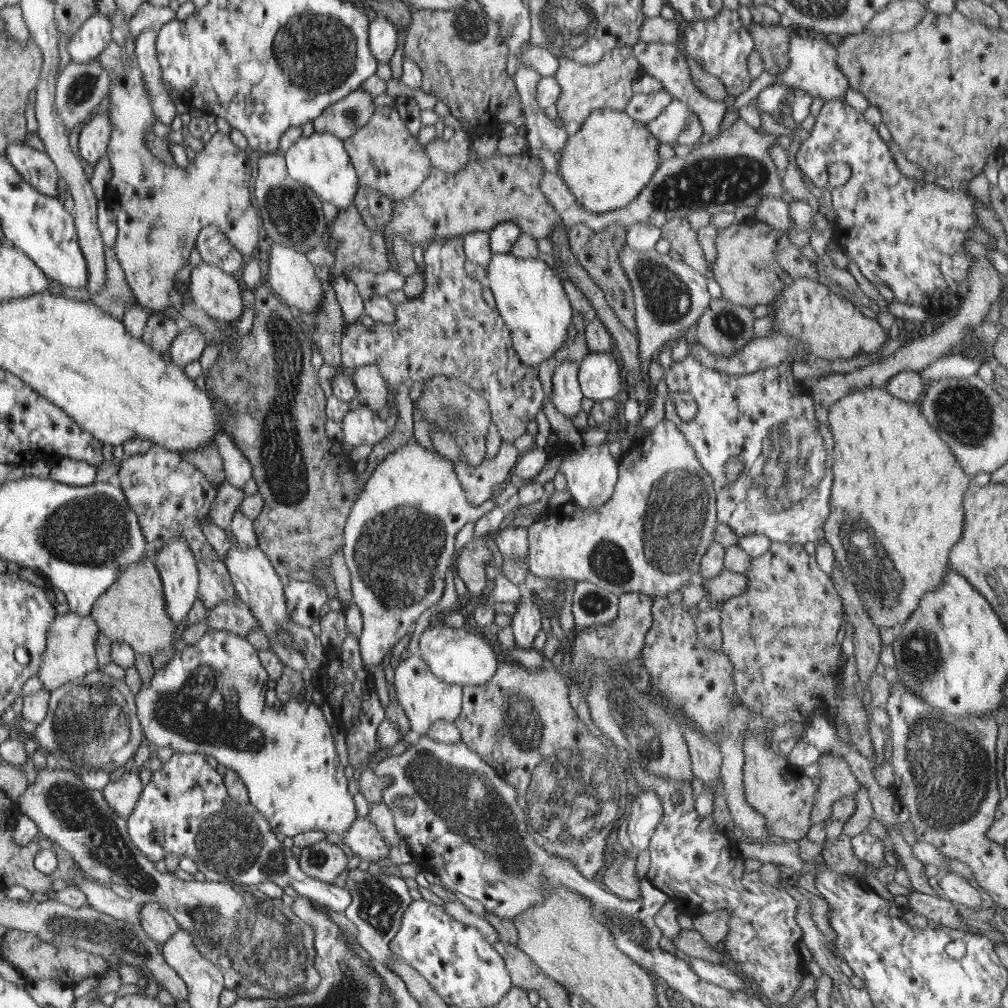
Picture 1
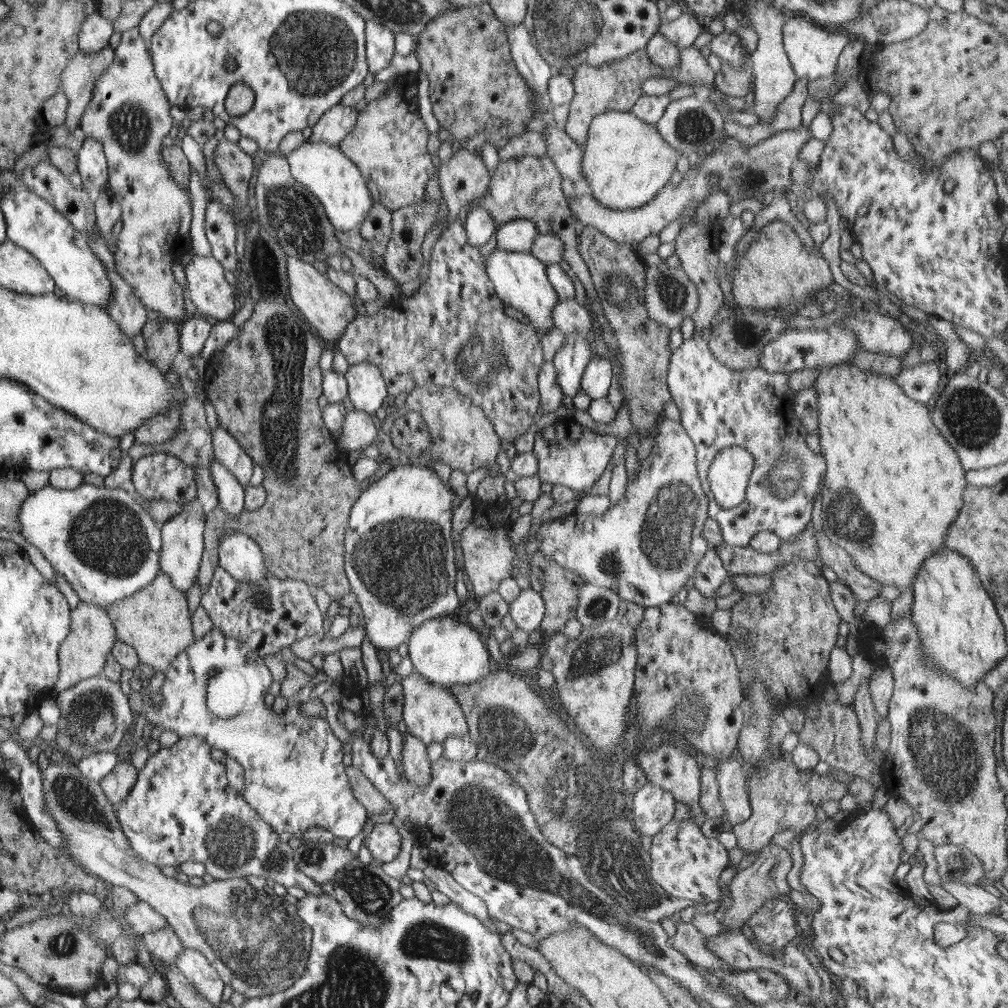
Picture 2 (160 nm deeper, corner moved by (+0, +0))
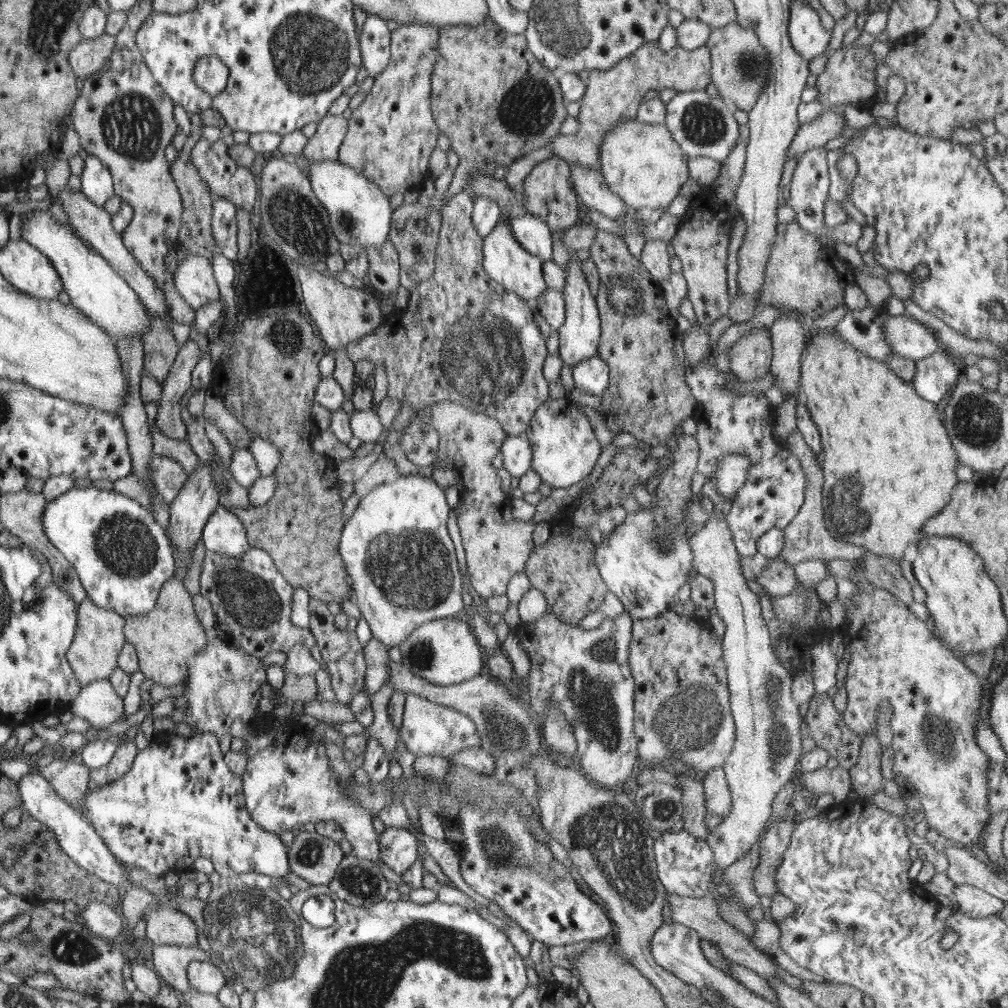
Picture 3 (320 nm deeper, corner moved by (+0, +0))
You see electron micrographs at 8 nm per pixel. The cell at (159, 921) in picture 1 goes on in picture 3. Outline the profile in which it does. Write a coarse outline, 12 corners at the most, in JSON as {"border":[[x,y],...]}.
{"border":[[153,946],[149,965],[179,995],[192,988],[192,962],[214,962],[208,950]]}

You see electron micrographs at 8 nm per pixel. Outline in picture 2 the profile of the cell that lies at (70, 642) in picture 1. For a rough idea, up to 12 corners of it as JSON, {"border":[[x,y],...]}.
{"border":[[80,602],[54,694],[100,676],[117,641],[104,607]]}

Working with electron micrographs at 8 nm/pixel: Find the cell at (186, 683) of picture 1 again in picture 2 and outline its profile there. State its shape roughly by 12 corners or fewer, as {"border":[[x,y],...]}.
{"border":[[213,628],[145,716],[240,763],[280,834],[370,816],[326,719],[281,714],[254,648]]}

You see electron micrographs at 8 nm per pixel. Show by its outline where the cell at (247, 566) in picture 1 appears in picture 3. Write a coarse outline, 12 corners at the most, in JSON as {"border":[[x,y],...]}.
{"border":[[221,505],[204,525],[207,550],[242,558],[246,525]]}

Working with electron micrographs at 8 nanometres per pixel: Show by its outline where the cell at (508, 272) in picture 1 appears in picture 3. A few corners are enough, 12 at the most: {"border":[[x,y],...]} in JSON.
{"border":[[499,219],[483,238],[483,268],[535,304],[547,289],[543,260]]}

